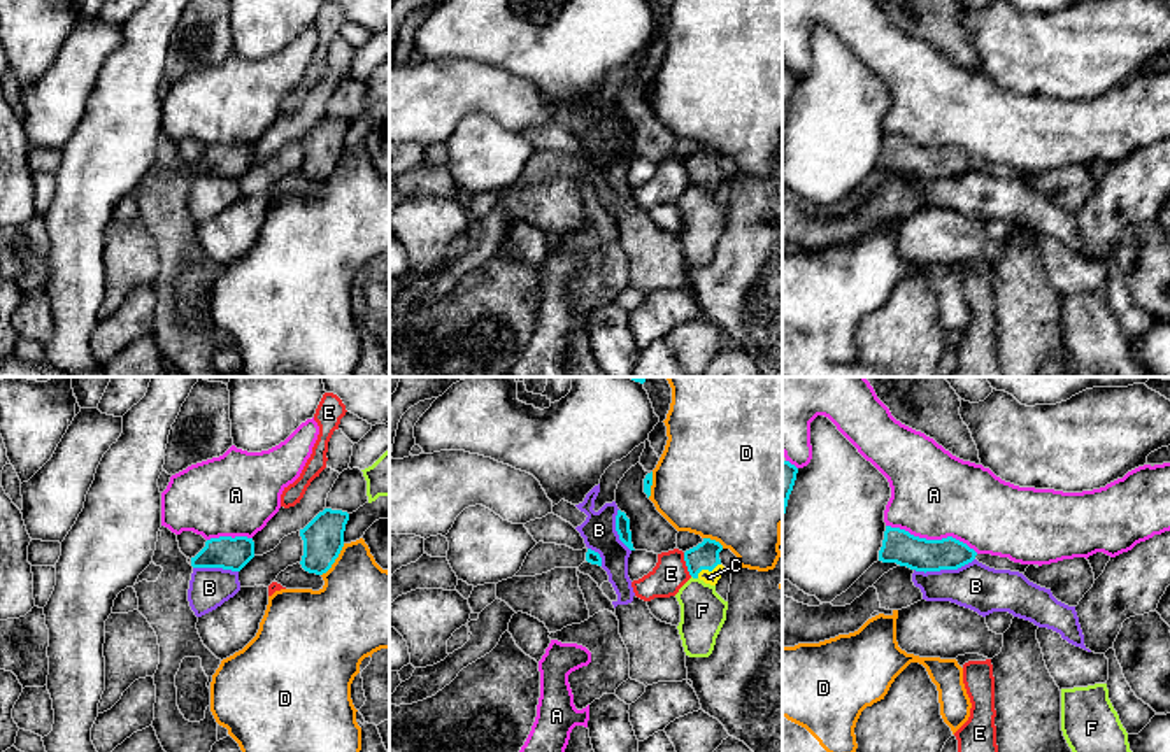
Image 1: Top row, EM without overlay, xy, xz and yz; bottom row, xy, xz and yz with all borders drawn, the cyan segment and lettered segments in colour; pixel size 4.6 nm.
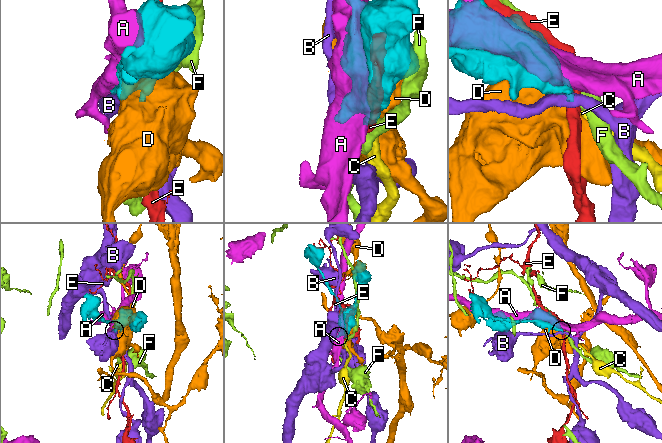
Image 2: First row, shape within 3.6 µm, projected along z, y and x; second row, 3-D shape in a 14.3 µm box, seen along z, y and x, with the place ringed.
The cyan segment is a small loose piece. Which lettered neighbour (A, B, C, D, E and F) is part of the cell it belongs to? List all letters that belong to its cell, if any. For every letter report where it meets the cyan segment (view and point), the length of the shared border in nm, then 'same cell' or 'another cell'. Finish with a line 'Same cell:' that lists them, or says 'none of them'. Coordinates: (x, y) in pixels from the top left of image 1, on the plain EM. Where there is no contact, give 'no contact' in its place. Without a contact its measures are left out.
A: meets cyan in yz at (932, 148); contact 440 nm long; another cell
B: meets cyan in yz at (944, 176); contact 280 nm long; another cell
C: meets cyan in xz at (707, 176); contact 130 nm long; same cell
D: meets cyan in xy at (335, 165); contact 190 nm long; another cell
E: meets cyan in xz at (686, 172); contact 120 nm long; another cell
F: meets cyan in xz at (695, 184); contact 40 nm long; another cell
Same cell: C

